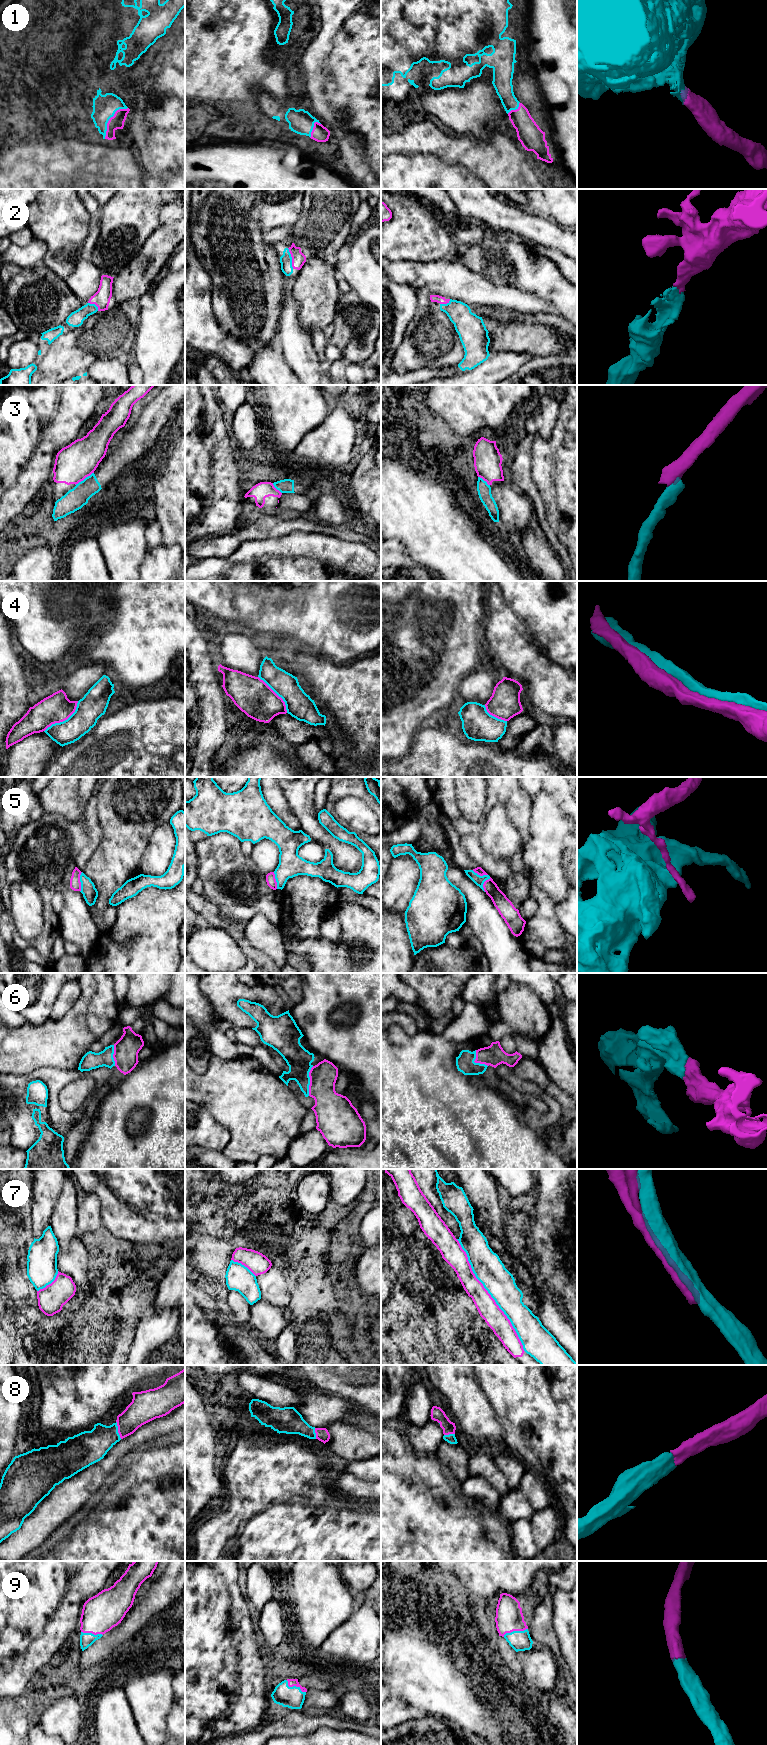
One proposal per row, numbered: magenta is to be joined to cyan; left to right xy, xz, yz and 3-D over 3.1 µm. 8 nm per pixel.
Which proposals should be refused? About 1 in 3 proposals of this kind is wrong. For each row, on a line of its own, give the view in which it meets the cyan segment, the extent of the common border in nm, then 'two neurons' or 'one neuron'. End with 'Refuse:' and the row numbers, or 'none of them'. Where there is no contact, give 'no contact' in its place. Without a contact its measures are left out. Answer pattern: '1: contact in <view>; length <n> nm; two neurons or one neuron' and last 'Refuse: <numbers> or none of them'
1: contact in xy; length 320 nm; one neuron
2: contact in xz; length 180 nm; one neuron
3: contact in xy; length 180 nm; two neurons
4: contact in xy; length 380 nm; two neurons
5: contact in xy; length 160 nm; two neurons
6: contact in xz; length 240 nm; one neuron
7: contact in yz; length 1050 nm; two neurons
8: contact in xy; length 150 nm; one neuron
9: contact in xz; length 190 nm; one neuron
Refuse: 3, 4, 5, 7

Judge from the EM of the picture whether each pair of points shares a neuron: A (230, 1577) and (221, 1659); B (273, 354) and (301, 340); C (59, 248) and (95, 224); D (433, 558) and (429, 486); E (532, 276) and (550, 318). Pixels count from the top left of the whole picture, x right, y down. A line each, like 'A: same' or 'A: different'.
A: same
B: different
C: different
D: same
E: different

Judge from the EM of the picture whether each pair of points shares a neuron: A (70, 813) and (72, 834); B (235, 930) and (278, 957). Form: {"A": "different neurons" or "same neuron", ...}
{"A": "different neurons", "B": "different neurons"}

